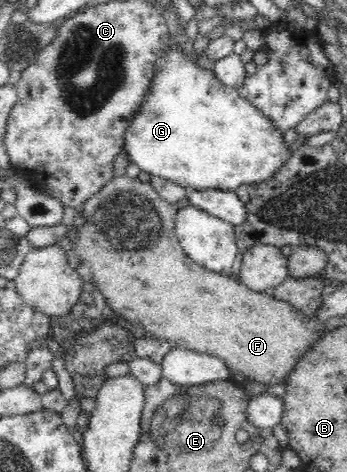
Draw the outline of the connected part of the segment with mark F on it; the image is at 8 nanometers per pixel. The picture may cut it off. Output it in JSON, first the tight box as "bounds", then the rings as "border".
{"bounds":[74,176,327,392],"border":[[[127,176],[113,177],[99,192],[95,193],[93,197],[89,197],[83,204],[85,204],[85,207],[83,207],[83,211],[81,211],[81,214],[78,216],[79,231],[77,231],[77,237],[74,241],[74,248],[77,250],[77,255],[79,255],[79,259],[81,260],[81,268],[91,273],[92,283],[95,283],[96,292],[101,292],[103,297],[105,297],[103,302],[107,306],[107,314],[111,315],[112,318],[123,320],[126,324],[148,335],[165,338],[173,347],[187,349],[188,351],[195,351],[197,353],[206,353],[207,355],[217,357],[226,365],[226,368],[231,371],[233,375],[245,377],[244,383],[249,381],[261,383],[261,389],[269,389],[269,392],[282,392],[285,388],[287,377],[293,373],[293,369],[297,367],[297,363],[299,363],[307,353],[311,353],[313,347],[327,335],[327,323],[326,321],[323,322],[323,320],[319,320],[317,315],[306,317],[301,311],[294,309],[289,302],[277,299],[268,291],[253,291],[232,275],[224,276],[209,271],[195,263],[186,255],[179,241],[175,239],[174,227],[178,210],[177,206],[163,199],[150,183],[143,183],[139,181],[138,178],[130,179]]]}

